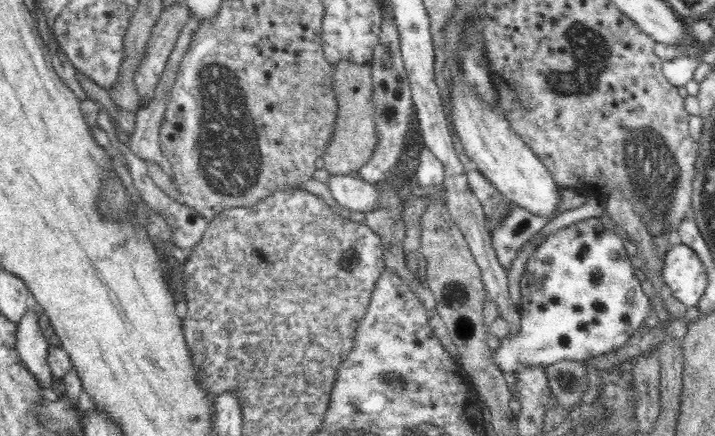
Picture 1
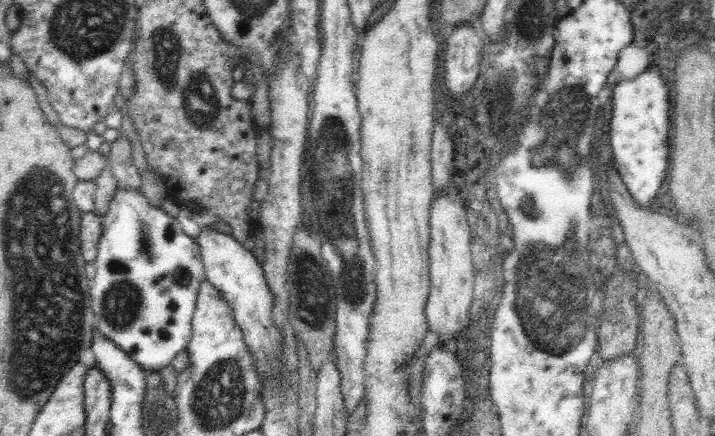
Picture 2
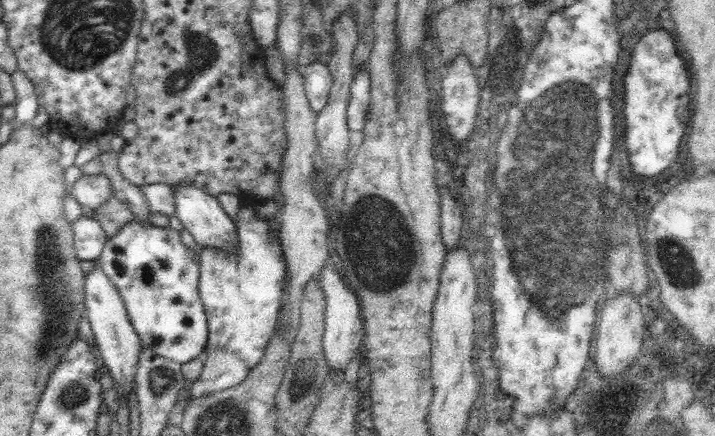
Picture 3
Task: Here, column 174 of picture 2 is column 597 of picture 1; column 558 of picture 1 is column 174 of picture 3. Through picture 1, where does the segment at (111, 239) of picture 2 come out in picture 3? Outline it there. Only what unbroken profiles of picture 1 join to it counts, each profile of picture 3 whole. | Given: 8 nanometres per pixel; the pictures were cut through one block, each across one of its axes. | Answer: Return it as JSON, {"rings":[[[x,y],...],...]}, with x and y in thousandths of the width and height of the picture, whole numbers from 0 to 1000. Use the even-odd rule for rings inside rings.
{"rings":[[[179,509],[162,541],[152,544],[136,596],[144,626],[172,683],[178,722],[183,734],[197,789],[224,819],[259,833],[285,810],[291,775],[290,729],[278,677],[278,580],[277,571],[260,567],[252,550],[252,534],[241,523],[221,523],[204,509]]]}

